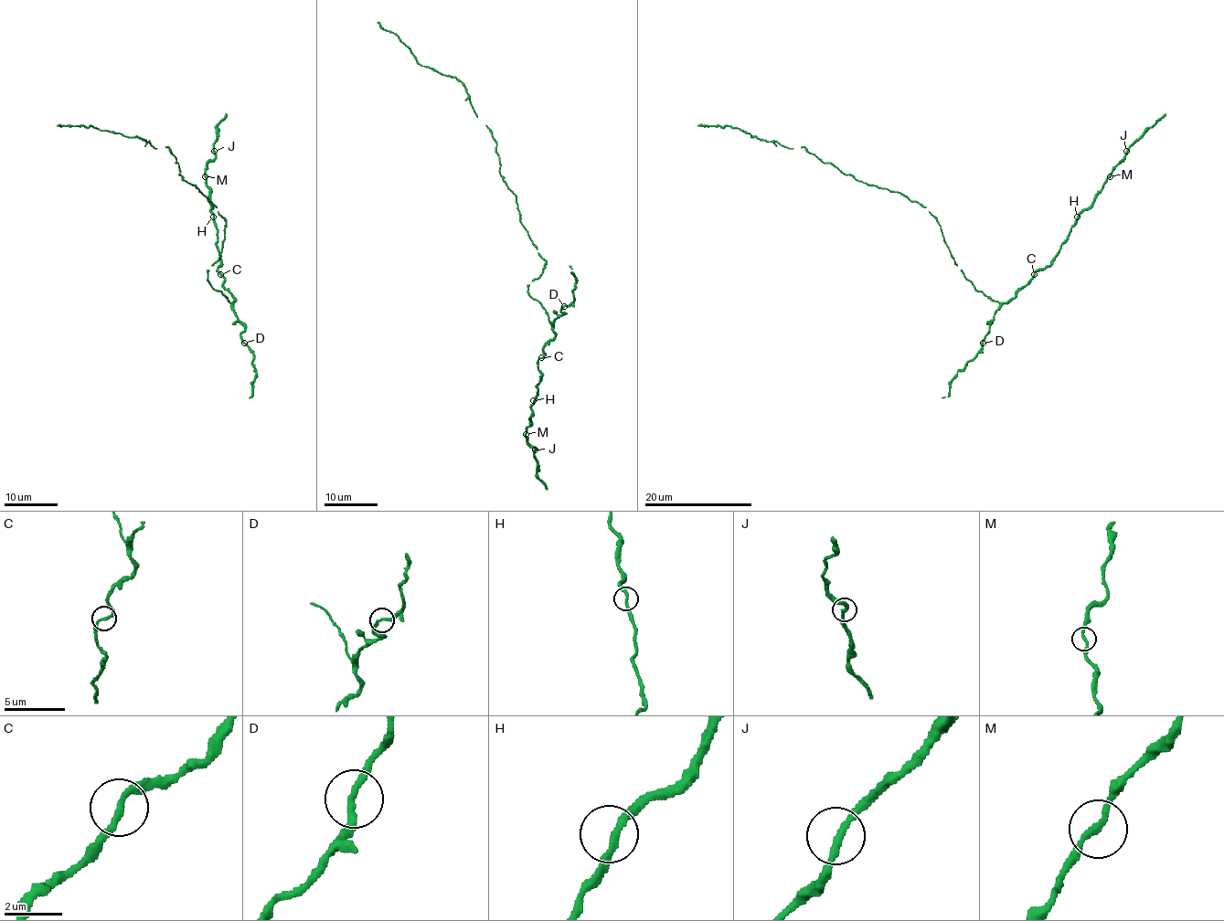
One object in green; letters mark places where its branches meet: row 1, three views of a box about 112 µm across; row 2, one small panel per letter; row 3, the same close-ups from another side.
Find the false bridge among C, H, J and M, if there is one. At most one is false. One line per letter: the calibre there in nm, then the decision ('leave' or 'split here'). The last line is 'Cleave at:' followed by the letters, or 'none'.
C: calibre 200 nm; leave
H: calibre 240 nm; leave
J: calibre 240 nm; leave
M: calibre 220 nm; leave
Cleave at: none

